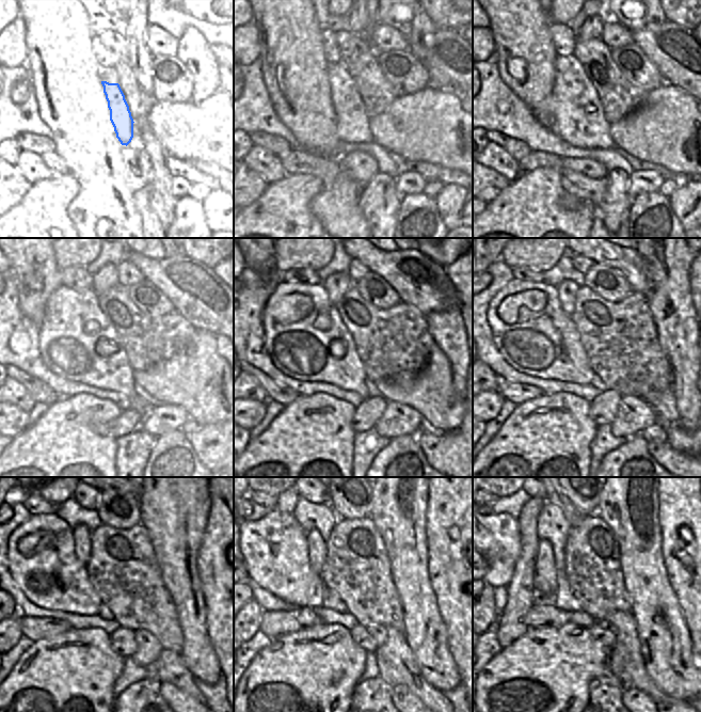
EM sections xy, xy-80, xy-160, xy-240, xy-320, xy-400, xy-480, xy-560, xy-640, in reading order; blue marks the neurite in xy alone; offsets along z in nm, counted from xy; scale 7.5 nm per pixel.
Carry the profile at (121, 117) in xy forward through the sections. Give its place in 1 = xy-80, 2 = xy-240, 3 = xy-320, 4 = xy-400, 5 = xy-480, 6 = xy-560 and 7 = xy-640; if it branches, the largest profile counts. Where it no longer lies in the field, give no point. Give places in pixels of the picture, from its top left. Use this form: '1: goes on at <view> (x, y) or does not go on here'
1: goes on at xy-80 (352, 124)
2: goes on at xy-240 (65, 348)
3: goes on at xy-320 (300, 350)
4: goes on at xy-400 (548, 347)
5: goes on at xy-480 (56, 580)
6: goes on at xy-560 (275, 552)
7: goes on at xy-640 (496, 537)

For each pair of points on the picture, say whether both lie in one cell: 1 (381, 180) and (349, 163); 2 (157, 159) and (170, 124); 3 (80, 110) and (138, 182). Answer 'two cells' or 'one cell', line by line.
1: two cells
2: two cells
3: two cells

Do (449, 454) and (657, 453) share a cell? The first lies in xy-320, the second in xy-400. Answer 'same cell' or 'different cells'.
same cell

